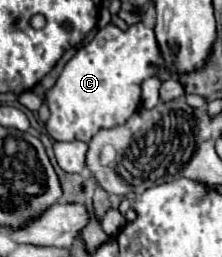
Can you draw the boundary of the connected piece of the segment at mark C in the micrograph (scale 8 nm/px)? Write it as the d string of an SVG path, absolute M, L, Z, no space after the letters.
M138 22L126 32L114 24L100 28L96 36L66 62L54 88L46 94L50 108L46 122L48 134L54 140L90 142L98 130L120 126L140 108L140 84L154 76L158 62L154 30L146 24Z

